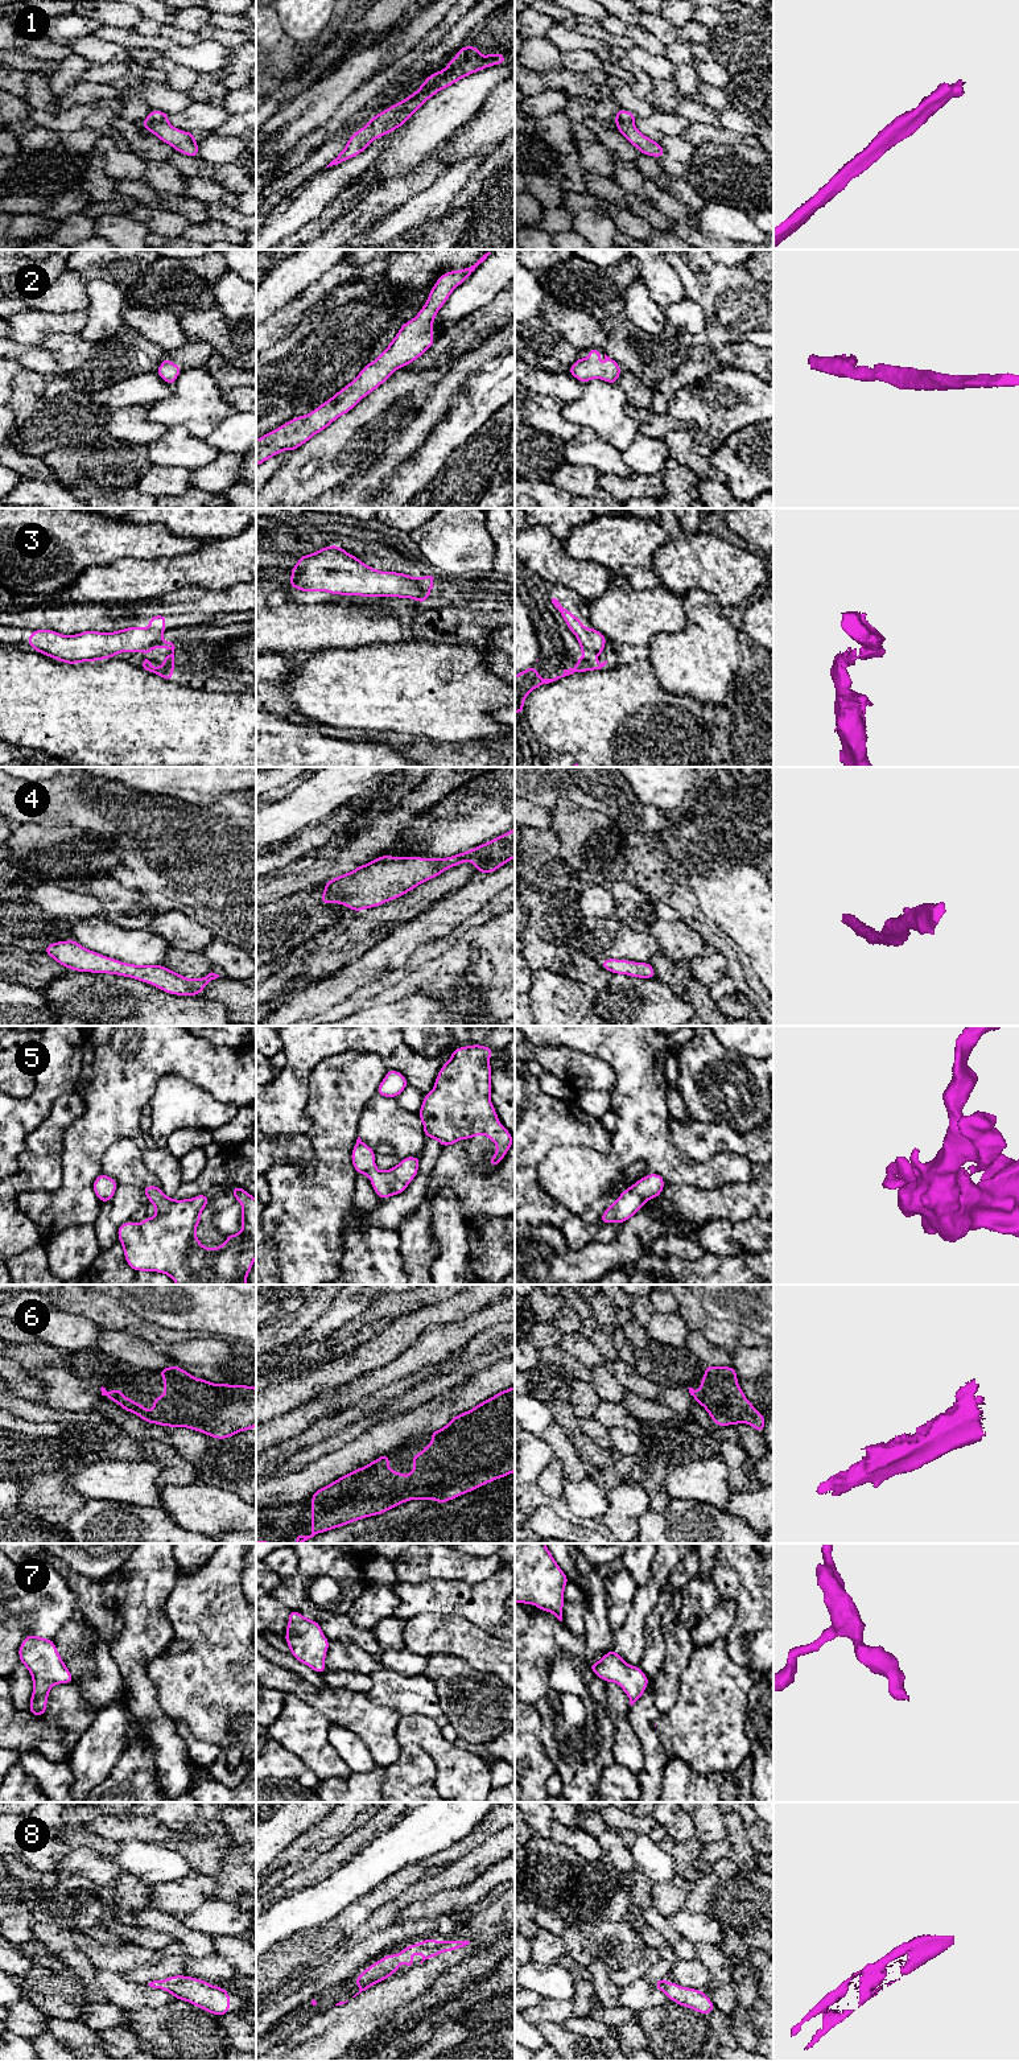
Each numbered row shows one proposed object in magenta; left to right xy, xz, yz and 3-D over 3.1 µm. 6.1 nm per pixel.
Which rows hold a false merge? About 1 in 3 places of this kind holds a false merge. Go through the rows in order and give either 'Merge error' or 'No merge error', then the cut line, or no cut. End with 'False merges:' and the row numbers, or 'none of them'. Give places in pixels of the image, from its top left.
1: No merge error. No split
2: No merge error. No split
3: Merge error. Split along yz (580, 643), (595, 654)
4: No merge error. No split
5: No merge error. No split
6: No merge error. No split
7: No merge error. No split
8: No merge error. No split
False merges: 3

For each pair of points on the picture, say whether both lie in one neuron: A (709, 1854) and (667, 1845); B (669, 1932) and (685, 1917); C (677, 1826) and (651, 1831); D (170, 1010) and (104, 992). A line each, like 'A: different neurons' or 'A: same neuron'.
A: different neurons
B: different neurons
C: different neurons
D: same neuron

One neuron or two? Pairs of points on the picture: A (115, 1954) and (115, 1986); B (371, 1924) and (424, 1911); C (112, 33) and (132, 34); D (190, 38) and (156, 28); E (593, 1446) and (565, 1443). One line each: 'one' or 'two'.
A: two
B: two
C: one
D: one
E: one

